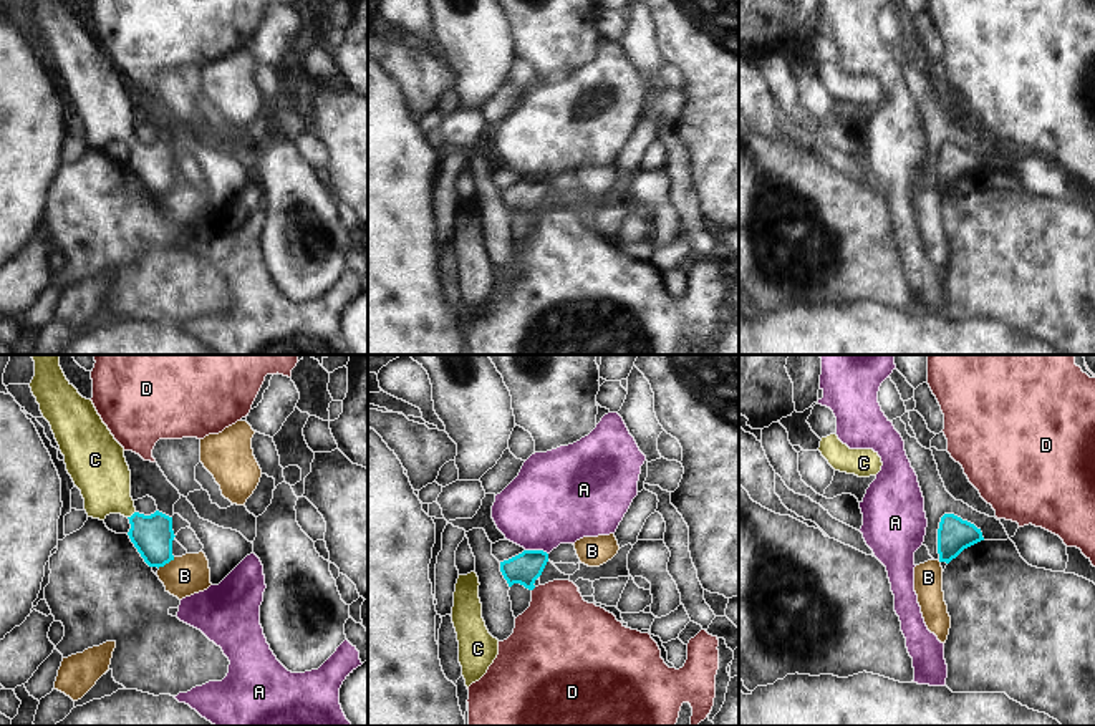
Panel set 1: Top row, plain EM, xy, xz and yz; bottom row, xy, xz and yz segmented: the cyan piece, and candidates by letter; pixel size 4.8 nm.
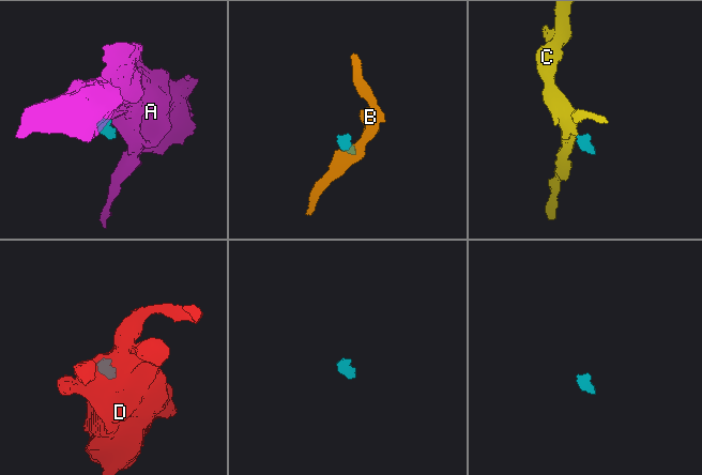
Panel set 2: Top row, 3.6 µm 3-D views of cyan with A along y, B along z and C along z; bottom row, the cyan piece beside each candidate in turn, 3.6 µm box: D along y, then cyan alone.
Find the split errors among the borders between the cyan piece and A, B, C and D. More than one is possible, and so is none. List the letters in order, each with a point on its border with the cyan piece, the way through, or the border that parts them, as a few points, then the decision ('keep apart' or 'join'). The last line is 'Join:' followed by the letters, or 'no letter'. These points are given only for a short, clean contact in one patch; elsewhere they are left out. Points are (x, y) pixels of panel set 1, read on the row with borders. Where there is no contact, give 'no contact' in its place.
A: meets cyan in xz at (537, 551); keep apart
B: meets cyan in xy at (166, 562); border along xy (174, 557), (158, 567); keep apart
C: meets cyan in xy at (133, 514); runs through xy (153, 536), (133, 514), (105, 486), (103, 476); join
D: no contact; keep apart
Join: C

